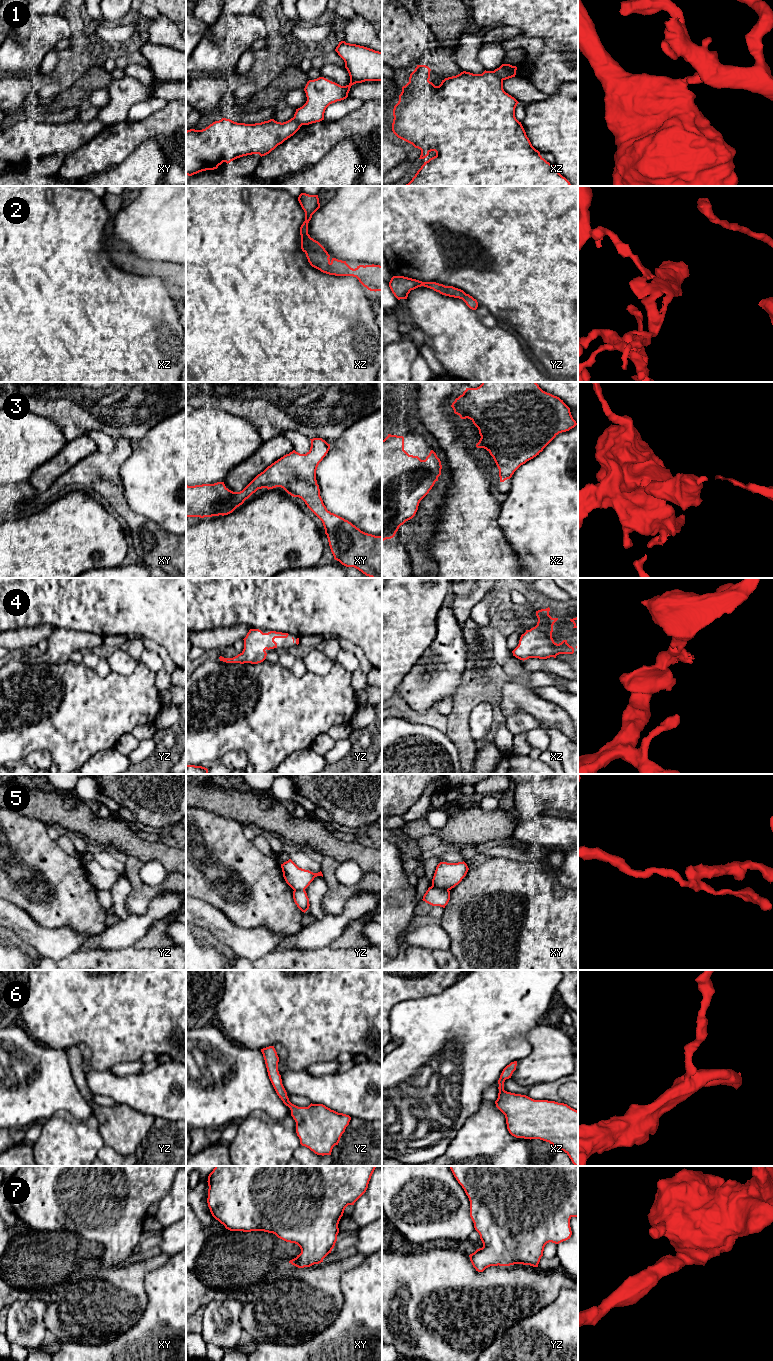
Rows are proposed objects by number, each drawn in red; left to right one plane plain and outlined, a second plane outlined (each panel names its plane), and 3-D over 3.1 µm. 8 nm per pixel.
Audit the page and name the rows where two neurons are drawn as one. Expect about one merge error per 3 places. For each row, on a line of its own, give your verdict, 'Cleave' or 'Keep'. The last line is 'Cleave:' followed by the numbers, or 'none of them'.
1: Cleave
2: Cleave
3: Keep
4: Keep
5: Cleave
6: Keep
7: Keep
Cleave: 1, 2, 5

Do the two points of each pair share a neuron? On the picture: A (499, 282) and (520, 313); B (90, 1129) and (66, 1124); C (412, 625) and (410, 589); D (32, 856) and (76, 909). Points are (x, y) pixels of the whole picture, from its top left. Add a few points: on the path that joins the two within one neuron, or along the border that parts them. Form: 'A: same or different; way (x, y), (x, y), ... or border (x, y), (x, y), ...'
A: same; way (507, 290), (520, 305)
B: same; way (84, 1129), (72, 1129)
C: same; way (410, 616), (410, 598)
D: same; way (44, 869), (58, 884), (58, 890), (64, 896)

